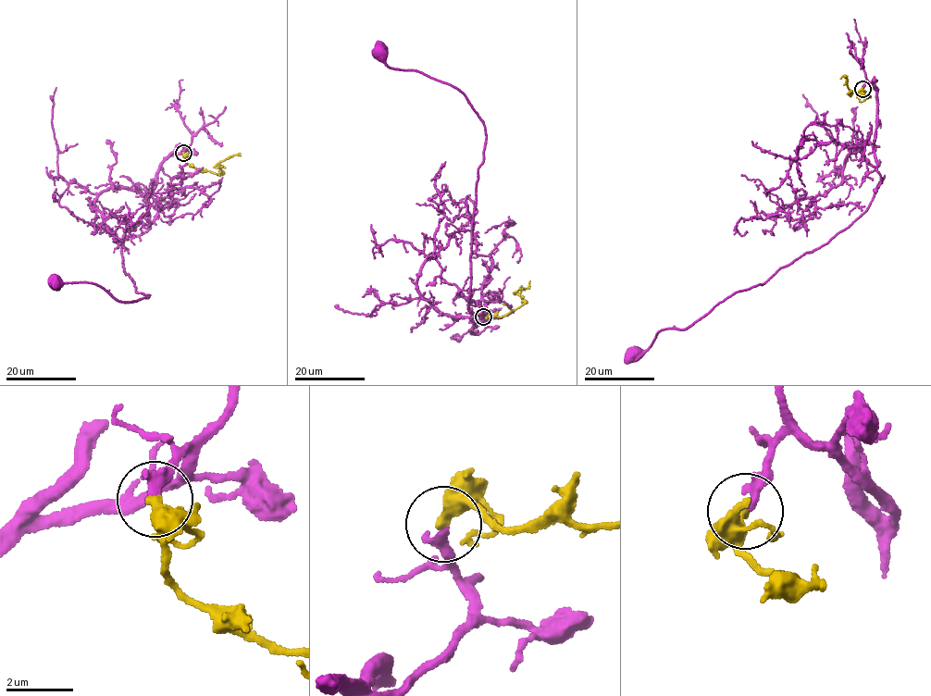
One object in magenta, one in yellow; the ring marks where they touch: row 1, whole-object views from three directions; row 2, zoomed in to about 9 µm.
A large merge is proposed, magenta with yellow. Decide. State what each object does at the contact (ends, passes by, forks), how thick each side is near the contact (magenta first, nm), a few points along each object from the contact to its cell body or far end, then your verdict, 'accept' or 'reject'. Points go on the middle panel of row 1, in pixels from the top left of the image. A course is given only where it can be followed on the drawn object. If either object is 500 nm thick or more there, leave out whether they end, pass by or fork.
magenta ends; yellow ends; calibres 280 and 420 nm; course magenta (484, 316), (487, 327), (472, 332), (487, 311), (468, 308), (485, 128), (462, 93), (387, 67), (379, 52); course yellow (484, 316), (485, 314), (503, 316), (526, 302), (516, 292), (527, 289), (529, 280); accept

